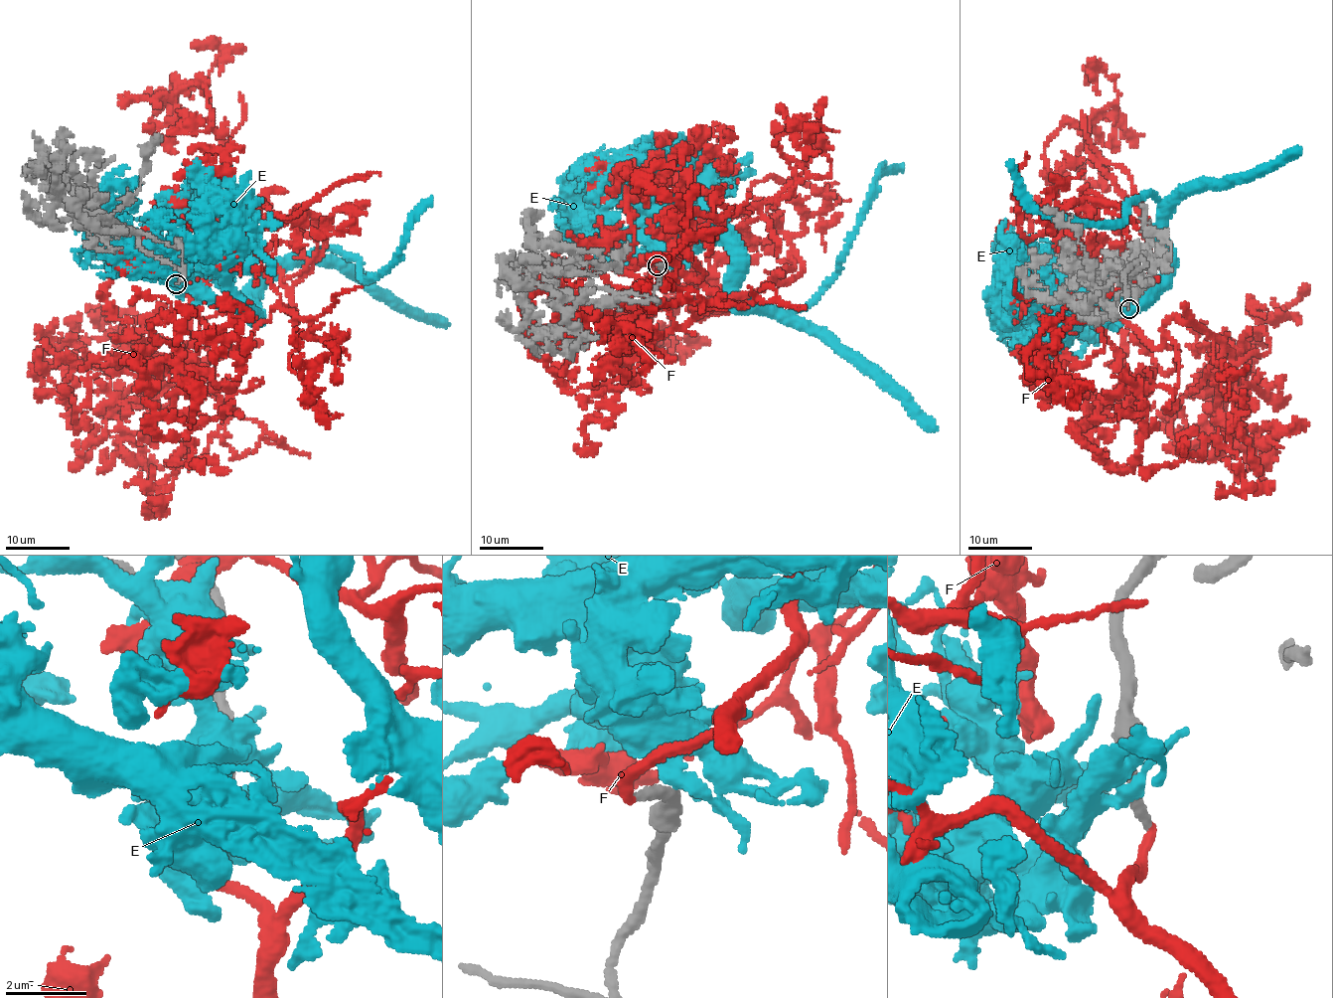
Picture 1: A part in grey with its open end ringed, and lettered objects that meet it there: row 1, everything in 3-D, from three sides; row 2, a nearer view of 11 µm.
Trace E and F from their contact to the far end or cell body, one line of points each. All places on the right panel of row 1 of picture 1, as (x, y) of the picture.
E: (1126, 302), (1101, 318), (1134, 306), (1165, 263), (1155, 194), (1087, 226), (1042, 214), (1009, 158)
F: (1128, 308), (1174, 409), (1062, 396), (1103, 348), (1043, 232), (1115, 203), (1148, 257), (1066, 121), (1067, 162)

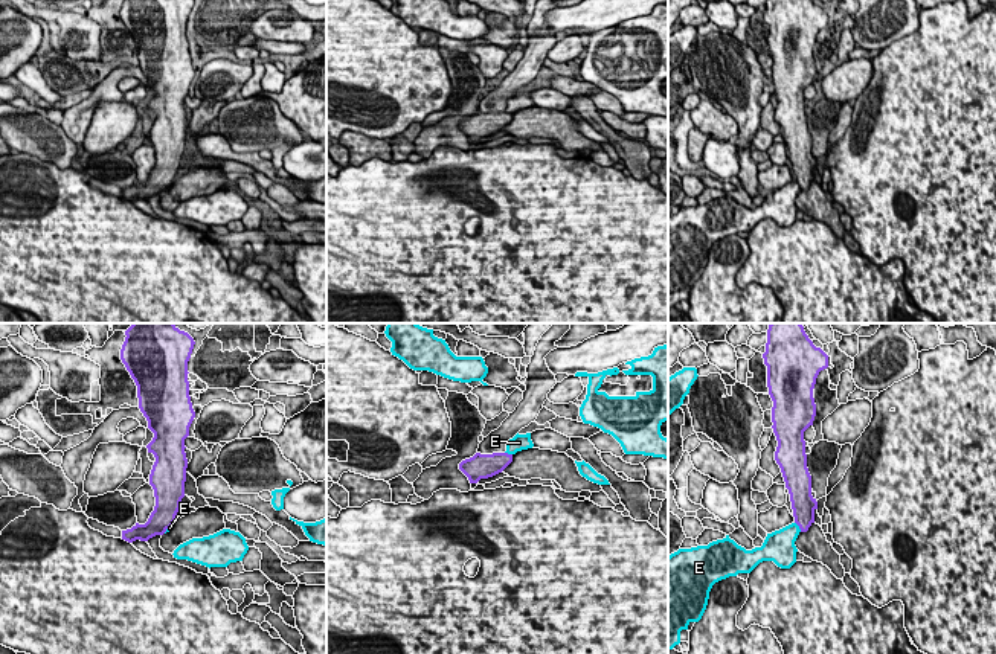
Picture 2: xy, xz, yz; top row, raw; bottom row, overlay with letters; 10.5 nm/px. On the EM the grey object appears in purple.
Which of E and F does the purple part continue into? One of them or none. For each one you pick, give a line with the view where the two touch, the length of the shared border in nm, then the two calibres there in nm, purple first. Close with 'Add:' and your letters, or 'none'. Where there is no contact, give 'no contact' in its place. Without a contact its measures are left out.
F: no contact
Add: F

